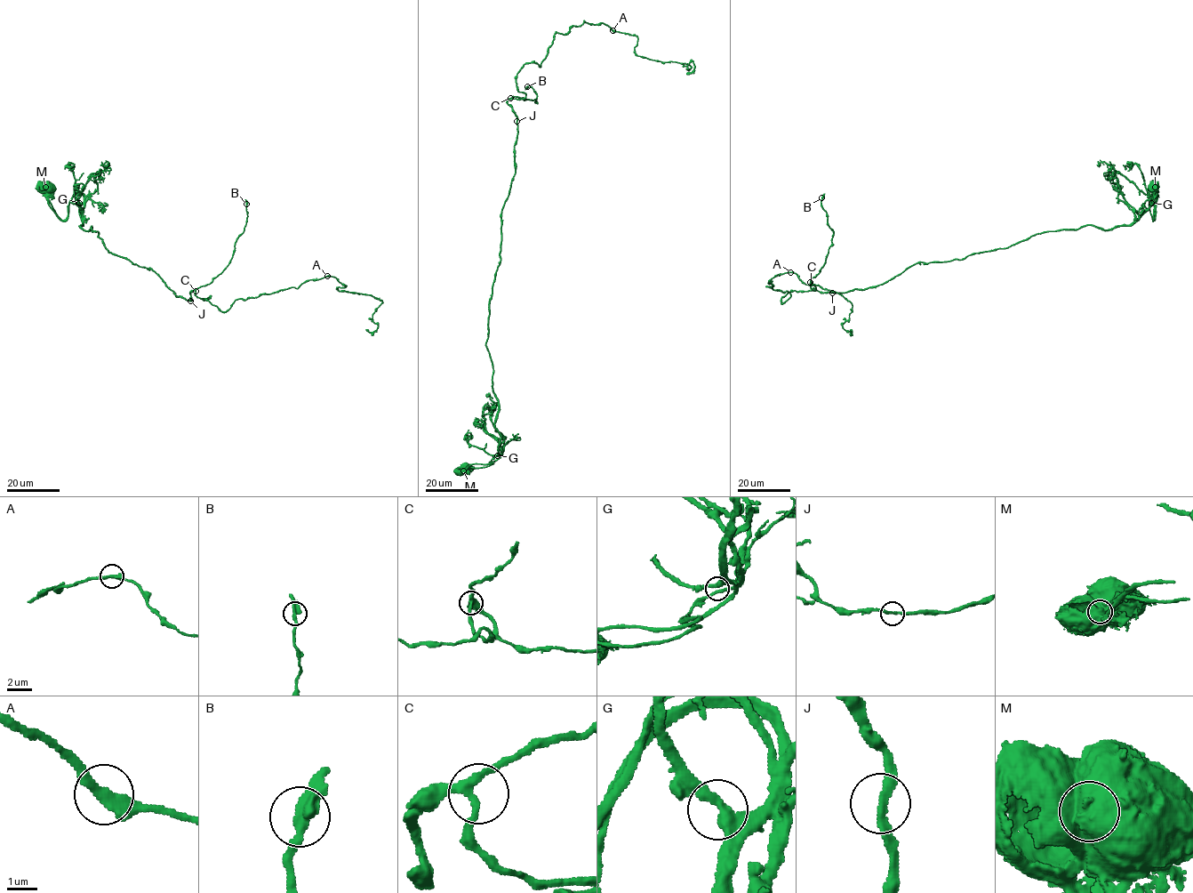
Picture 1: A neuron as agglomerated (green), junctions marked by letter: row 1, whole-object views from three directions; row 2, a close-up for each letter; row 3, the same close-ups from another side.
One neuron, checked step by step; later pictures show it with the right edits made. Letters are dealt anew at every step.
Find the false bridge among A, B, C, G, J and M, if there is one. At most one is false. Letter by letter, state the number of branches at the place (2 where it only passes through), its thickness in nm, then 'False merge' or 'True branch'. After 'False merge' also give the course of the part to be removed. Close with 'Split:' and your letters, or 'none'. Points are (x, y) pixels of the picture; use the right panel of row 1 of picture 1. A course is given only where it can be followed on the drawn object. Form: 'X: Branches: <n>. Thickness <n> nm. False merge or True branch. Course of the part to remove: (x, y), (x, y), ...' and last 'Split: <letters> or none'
A: Branches: 2. Thickness 360 nm. True branch
B: Branches: 2. Thickness 400 nm. True branch
C: Branches: 3. Thickness 240 nm. True branch
G: Branches: 2. Thickness 380 nm. True branch
J: Branches: 2. Thickness 240 nm. True branch
M: Branches: 1. Thickness 1150 nm. False merge. Course of the part to remove: (1155, 187), (1151, 200), (1155, 220), (1157, 195), (1151, 206), (1139, 214), (1124, 200), (1114, 173), (1108, 177)
Split: M

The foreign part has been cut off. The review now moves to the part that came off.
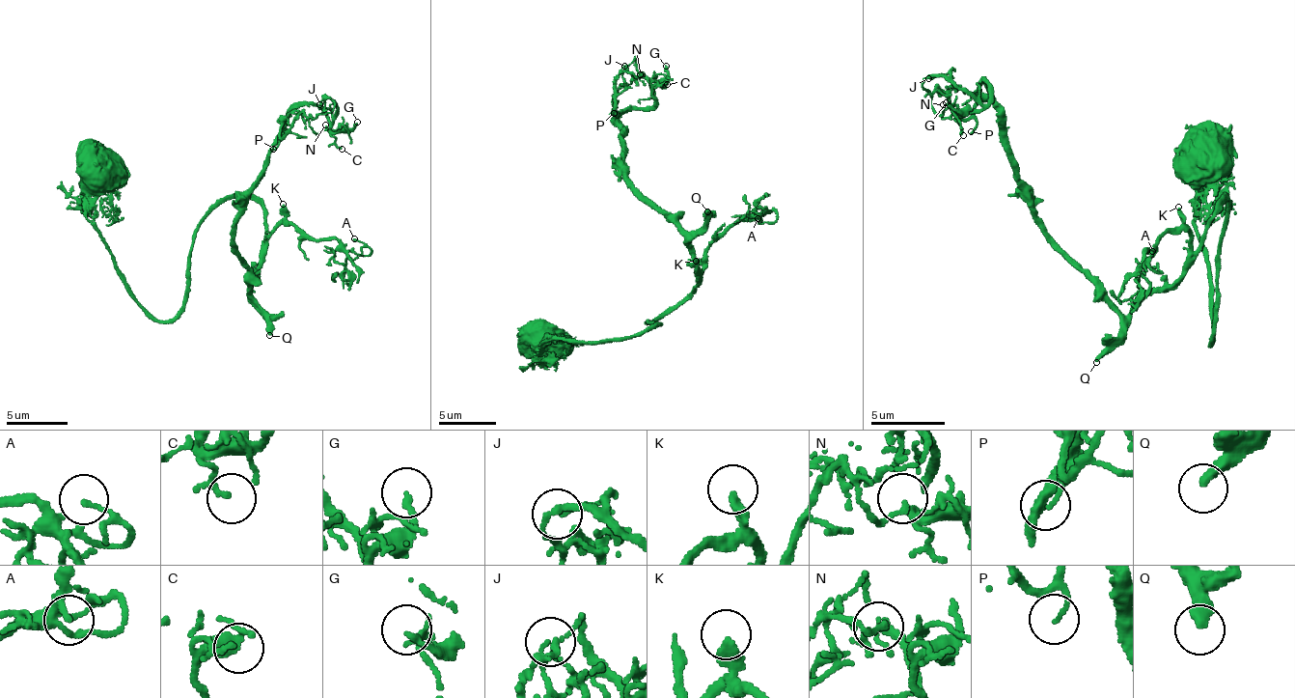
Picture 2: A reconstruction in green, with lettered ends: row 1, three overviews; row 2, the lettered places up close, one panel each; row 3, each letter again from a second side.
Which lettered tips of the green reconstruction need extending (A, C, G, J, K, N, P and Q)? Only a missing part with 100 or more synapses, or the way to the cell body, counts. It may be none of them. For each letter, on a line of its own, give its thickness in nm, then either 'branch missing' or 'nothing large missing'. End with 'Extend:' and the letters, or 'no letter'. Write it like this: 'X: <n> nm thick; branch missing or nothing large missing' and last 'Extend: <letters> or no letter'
A: 130 nm thick; nothing large missing
C: 150 nm thick; nothing large missing
G: 170 nm thick; nothing large missing
J: 150 nm thick; nothing large missing
K: 360 nm thick; nothing large missing
N: 150 nm thick; nothing large missing
P: 110 nm thick; nothing large missing
Q: 360 nm thick; branch missing
Extend: Q

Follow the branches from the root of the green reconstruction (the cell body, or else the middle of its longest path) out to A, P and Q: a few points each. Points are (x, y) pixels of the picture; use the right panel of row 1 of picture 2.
A: (1196, 153), (1214, 342), (1228, 201), (1196, 250), (1187, 233), (1162, 234), (1145, 254), (1161, 274), (1152, 251)
P: (1196, 153), (1187, 180), (1213, 343), (1228, 201), (1194, 265), (1123, 313), (1045, 231), (986, 102), (971, 131)
Q: (1196, 153), (1187, 180), (1214, 342), (1226, 201), (1194, 265), (1136, 302), (1132, 321), (1096, 362)

